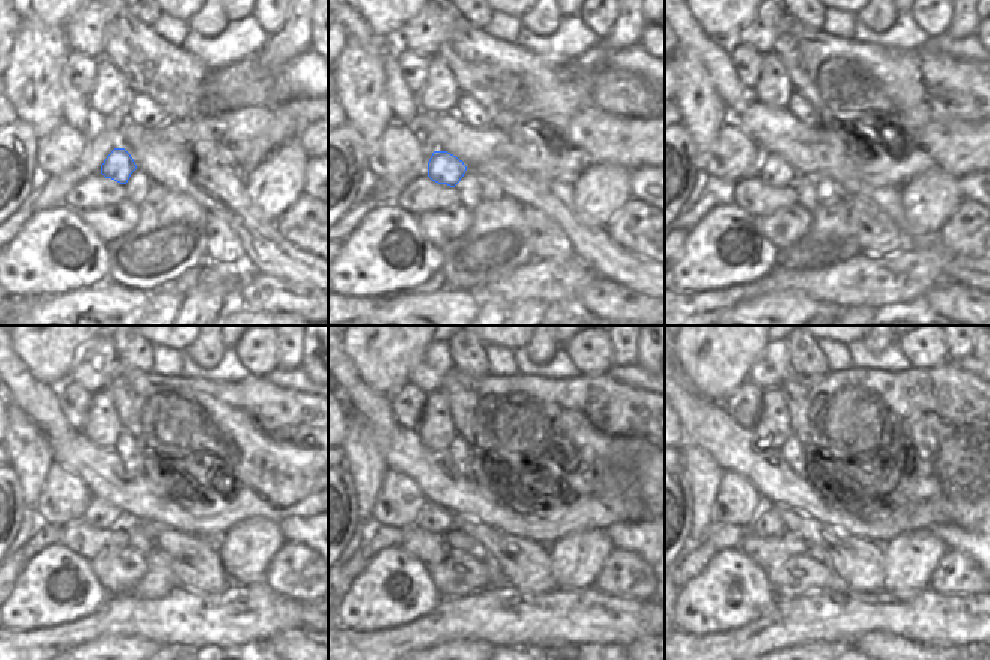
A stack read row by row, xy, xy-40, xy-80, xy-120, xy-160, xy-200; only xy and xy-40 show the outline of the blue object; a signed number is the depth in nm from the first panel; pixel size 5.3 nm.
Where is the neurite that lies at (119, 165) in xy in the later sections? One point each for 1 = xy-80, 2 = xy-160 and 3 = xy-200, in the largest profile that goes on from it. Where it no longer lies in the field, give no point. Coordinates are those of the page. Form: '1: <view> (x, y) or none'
1: xy-80 (773, 170)
2: xy-160 (434, 518)
3: xy-200 (767, 524)

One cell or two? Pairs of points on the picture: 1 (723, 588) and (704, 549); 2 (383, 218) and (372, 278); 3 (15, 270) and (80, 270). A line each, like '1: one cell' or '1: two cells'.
1: two cells
2: one cell
3: one cell

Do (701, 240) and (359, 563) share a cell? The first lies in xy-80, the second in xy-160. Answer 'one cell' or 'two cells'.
two cells

